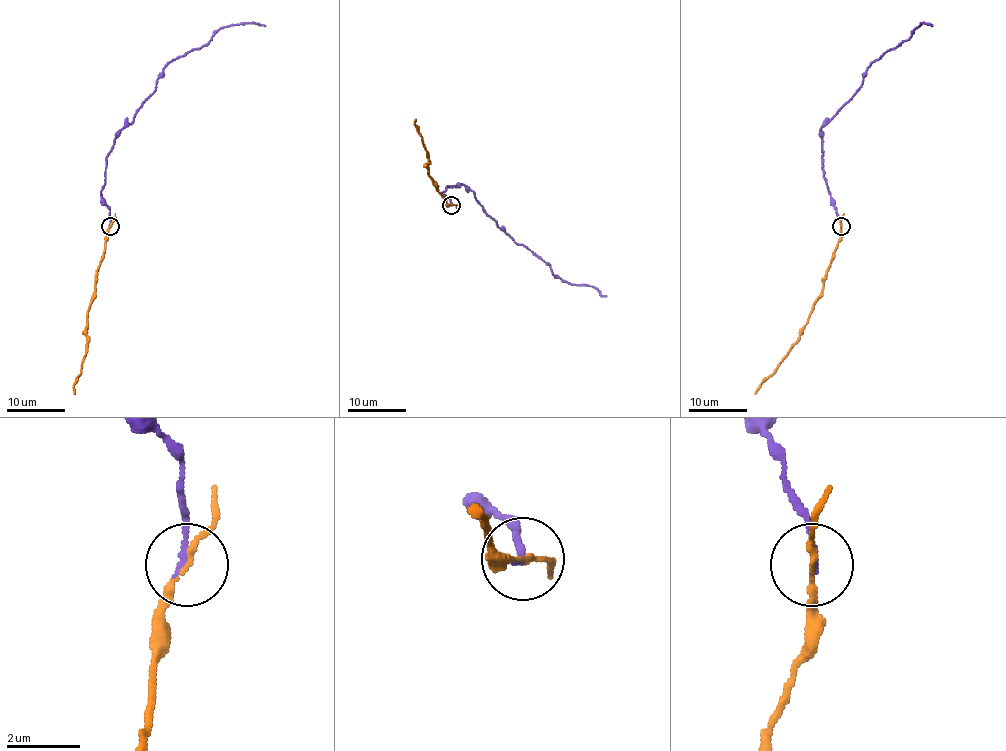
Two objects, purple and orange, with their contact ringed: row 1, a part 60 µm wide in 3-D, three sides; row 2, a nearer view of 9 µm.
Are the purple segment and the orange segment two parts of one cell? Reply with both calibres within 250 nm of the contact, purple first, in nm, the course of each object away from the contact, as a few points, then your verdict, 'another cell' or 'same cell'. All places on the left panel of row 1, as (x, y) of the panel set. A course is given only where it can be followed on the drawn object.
calibres 160 and 130 nm; course purple (111, 226), (101, 190), (106, 154), (115, 135), (155, 90), (158, 75), (224, 27), (265, 26); course orange (111, 226), (87, 313), (87, 352), (74, 384), (74, 393); another cell

